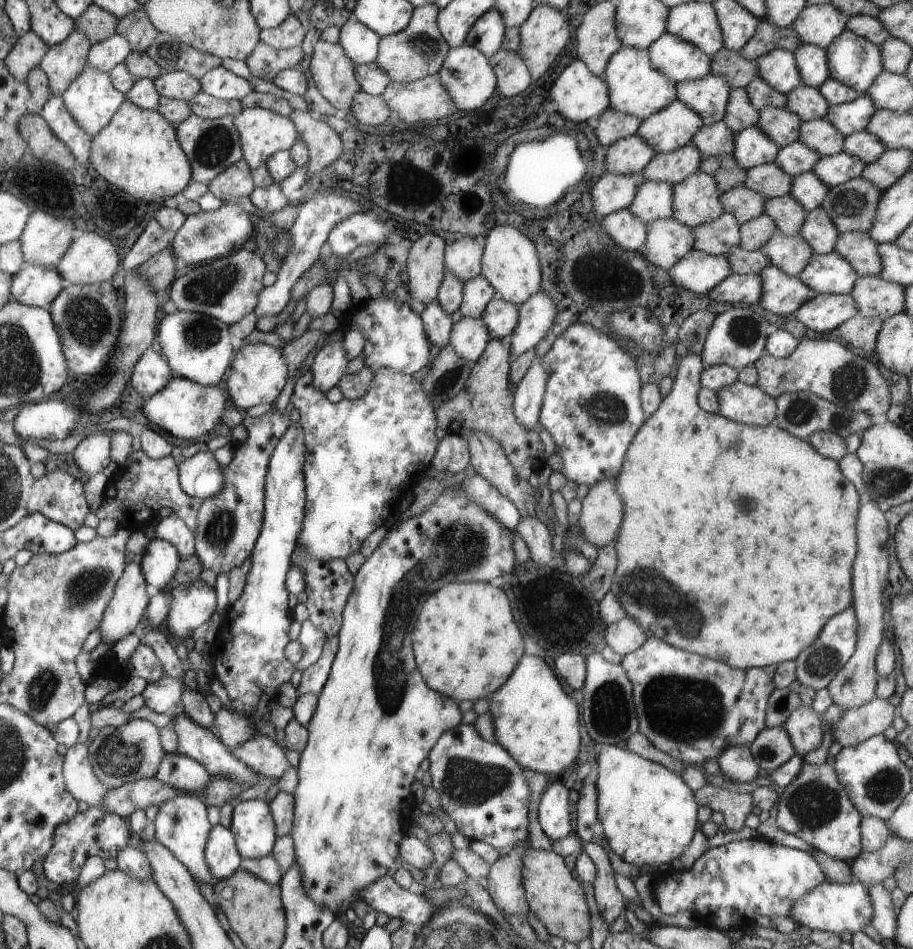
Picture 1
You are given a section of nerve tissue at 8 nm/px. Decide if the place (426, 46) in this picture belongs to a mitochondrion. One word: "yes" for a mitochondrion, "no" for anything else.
yes

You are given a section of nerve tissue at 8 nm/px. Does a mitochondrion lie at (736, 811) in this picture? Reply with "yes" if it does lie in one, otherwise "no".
no

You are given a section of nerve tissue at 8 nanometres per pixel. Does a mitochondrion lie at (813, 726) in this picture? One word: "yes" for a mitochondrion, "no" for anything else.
no

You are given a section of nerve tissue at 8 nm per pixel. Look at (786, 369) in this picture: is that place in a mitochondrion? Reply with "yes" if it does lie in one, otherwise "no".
no

